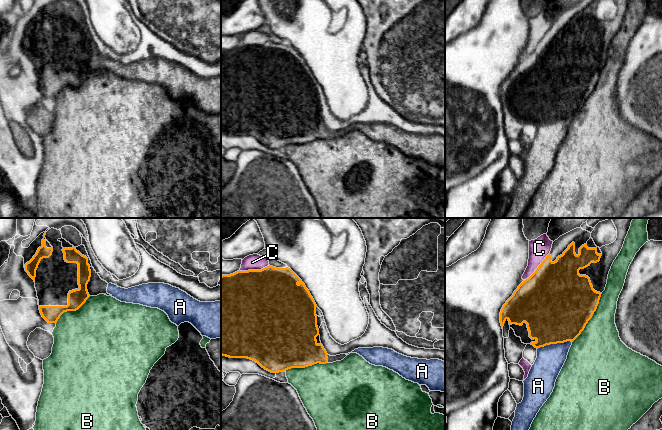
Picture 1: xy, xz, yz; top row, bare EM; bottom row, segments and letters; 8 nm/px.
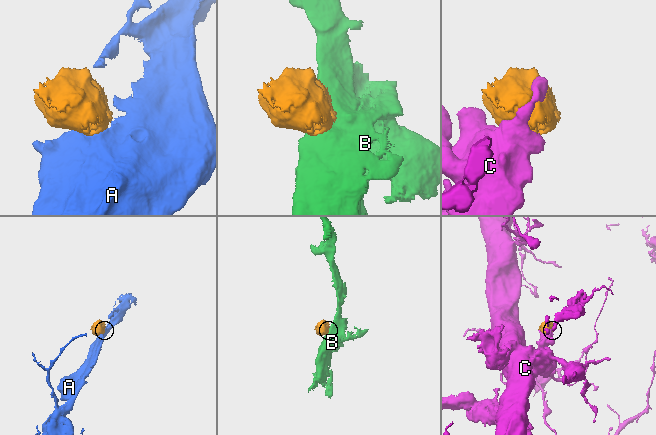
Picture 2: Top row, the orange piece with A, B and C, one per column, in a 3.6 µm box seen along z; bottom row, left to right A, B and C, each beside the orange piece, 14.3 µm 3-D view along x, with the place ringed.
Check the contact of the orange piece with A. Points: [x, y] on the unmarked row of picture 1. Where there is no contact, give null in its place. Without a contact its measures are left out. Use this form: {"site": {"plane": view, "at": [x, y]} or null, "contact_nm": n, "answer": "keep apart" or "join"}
{"site": {"plane": "yz", "at": [554, 119]}, "contact_nm": 280, "answer": "join"}

